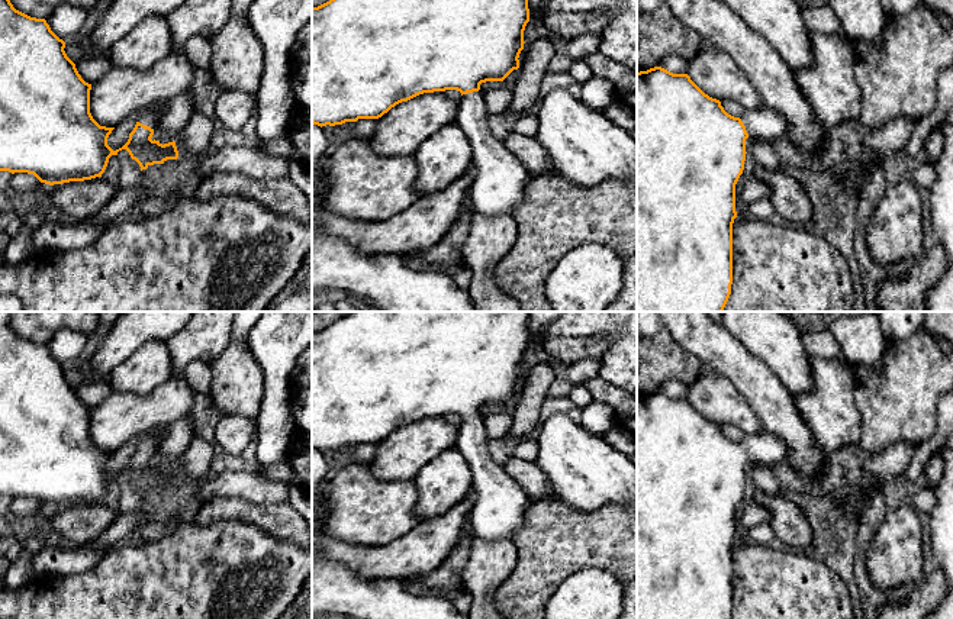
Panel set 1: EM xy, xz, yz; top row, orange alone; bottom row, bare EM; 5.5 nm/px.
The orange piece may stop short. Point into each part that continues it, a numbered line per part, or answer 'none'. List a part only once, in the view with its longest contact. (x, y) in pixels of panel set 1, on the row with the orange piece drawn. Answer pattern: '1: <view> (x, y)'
1: yz (766, 123)

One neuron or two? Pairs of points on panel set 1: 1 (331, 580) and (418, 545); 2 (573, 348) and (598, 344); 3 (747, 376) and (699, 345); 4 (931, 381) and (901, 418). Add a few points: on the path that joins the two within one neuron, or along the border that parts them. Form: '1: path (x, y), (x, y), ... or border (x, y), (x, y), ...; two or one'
1: border (327, 558), (351, 568), (363, 577), (386, 579); two
2: path (579, 348), (592, 347); one
3: path (736, 364), (723, 351), (711, 345); one
4: path (923, 390), (904, 409); one

